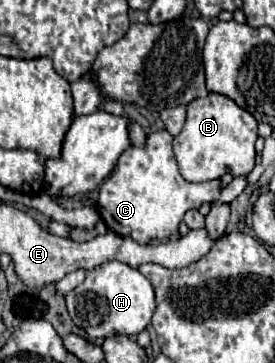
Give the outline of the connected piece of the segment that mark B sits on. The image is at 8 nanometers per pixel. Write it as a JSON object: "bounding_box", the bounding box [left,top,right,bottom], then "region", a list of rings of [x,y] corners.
{"bounding_box":[174,94,258,182],"region":[[[208,94],[206,98],[192,100],[186,112],[186,124],[182,132],[174,138],[174,156],[180,168],[180,174],[188,182],[208,182],[222,178],[226,174],[226,168],[232,172],[232,176],[248,176],[254,168],[254,142],[258,138],[258,122],[250,112],[244,112],[232,98],[222,94]]]}

